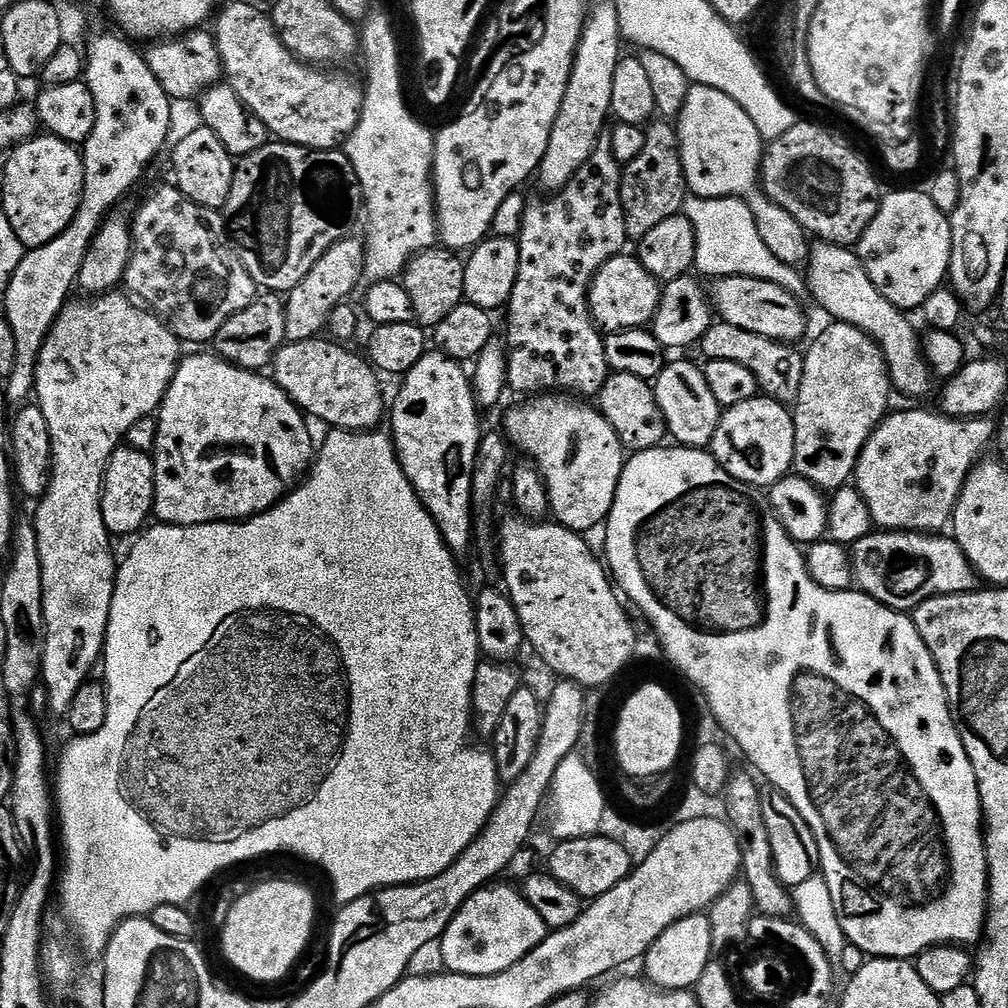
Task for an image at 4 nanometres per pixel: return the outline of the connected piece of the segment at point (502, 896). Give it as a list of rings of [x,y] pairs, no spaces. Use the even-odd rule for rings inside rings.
[[[496,882],[491,886],[479,888],[475,894],[467,900],[450,922],[443,936],[438,941],[440,956],[449,973],[458,976],[493,976],[499,972],[510,970],[526,954],[530,954],[541,942],[548,937],[550,931],[546,922],[542,922],[542,914],[530,906],[530,902],[524,897],[523,891],[511,888],[508,884]]]

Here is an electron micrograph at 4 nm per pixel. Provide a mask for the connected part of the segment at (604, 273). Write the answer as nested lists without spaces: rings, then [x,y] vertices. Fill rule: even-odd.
[[[621,254],[610,262],[606,262],[606,266],[602,266],[602,270],[593,280],[588,294],[588,307],[592,309],[592,319],[595,320],[596,327],[605,333],[621,332],[627,328],[643,328],[651,325],[660,305],[661,285],[644,269],[635,255],[628,255]]]

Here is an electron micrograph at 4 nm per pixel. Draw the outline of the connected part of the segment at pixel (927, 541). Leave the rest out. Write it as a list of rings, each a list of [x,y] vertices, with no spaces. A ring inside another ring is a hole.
[[[873,530],[866,538],[851,545],[850,555],[855,587],[879,604],[893,608],[895,612],[908,614],[930,598],[949,596],[955,592],[975,592],[982,584],[980,577],[976,575],[976,569],[972,567],[960,545],[955,539],[948,537],[947,540],[944,534]]]

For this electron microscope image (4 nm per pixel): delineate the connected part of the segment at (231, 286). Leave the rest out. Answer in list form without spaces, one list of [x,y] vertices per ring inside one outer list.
[[[169,186],[150,193],[148,201],[137,210],[136,217],[131,217],[130,227],[132,256],[128,260],[128,269],[124,271],[123,287],[128,287],[127,291],[137,301],[155,312],[181,342],[188,343],[189,340],[192,344],[204,344],[207,340],[208,343],[215,341],[223,324],[257,299],[256,283],[245,270],[241,253],[228,245],[229,229],[223,215],[187,199],[179,188]]]

